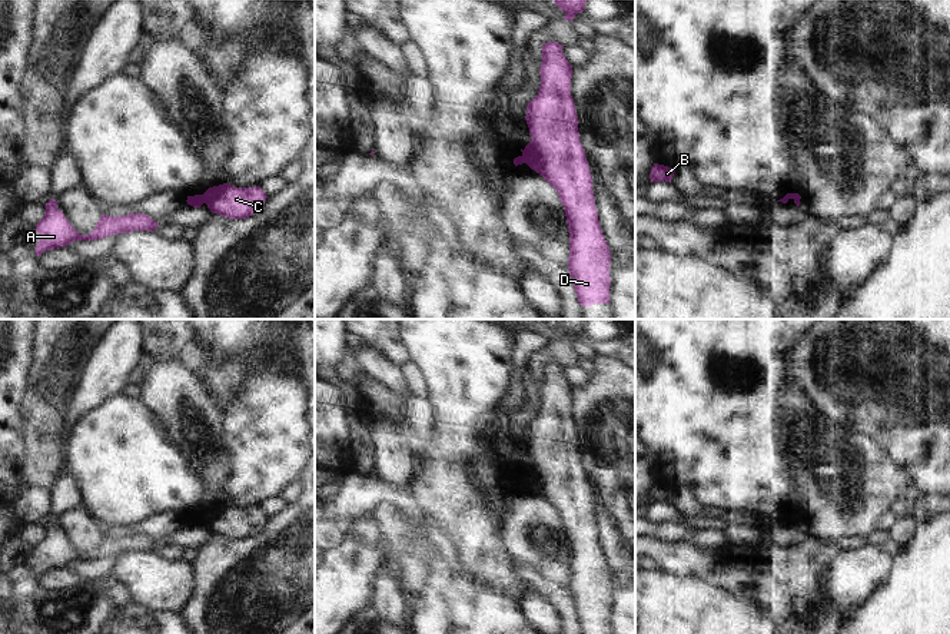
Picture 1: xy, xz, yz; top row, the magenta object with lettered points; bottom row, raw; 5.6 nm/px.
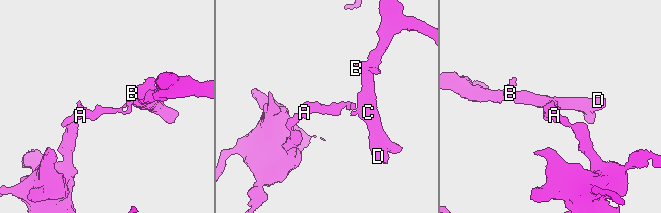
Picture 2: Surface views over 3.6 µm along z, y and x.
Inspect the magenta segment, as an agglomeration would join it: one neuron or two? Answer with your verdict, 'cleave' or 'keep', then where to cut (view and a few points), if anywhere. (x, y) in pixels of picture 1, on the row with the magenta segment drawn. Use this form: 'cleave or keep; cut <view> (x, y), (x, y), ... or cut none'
cleave; cut xy (202, 195), (205, 202)

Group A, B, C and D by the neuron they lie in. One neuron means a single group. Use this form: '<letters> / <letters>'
A / B C D

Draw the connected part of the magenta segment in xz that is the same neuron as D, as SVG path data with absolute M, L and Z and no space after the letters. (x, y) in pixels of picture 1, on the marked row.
M562 44L542 46L541 86L527 106L527 125L531 142L522 150L525 163L539 173L557 192L564 206L569 232L568 270L581 306L609 303L609 246L602 235L595 209L592 177L585 149L579 142L578 116L571 96L572 66L562 53Z

